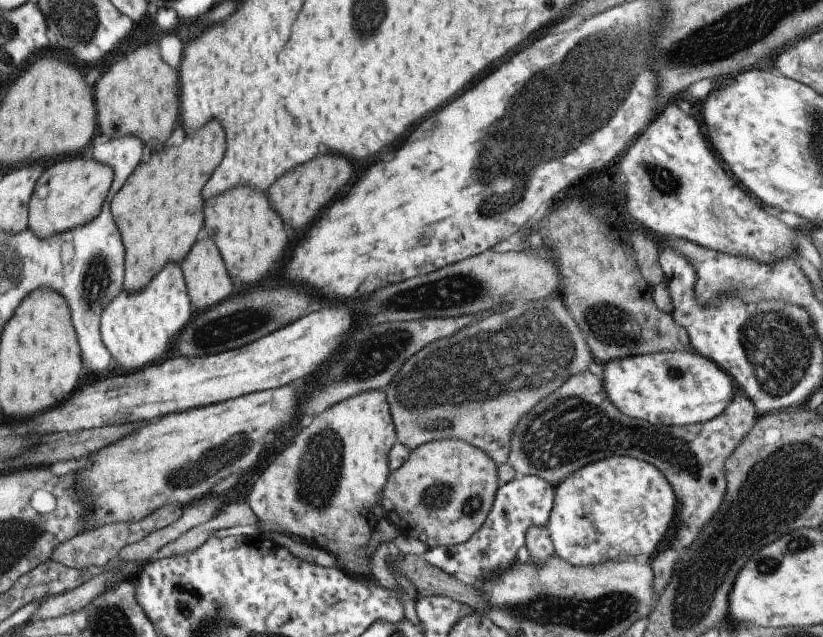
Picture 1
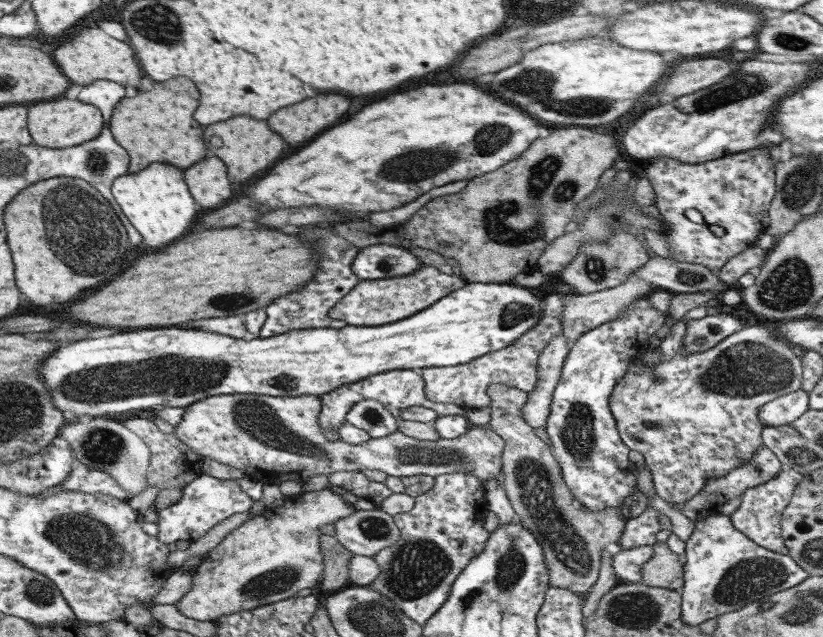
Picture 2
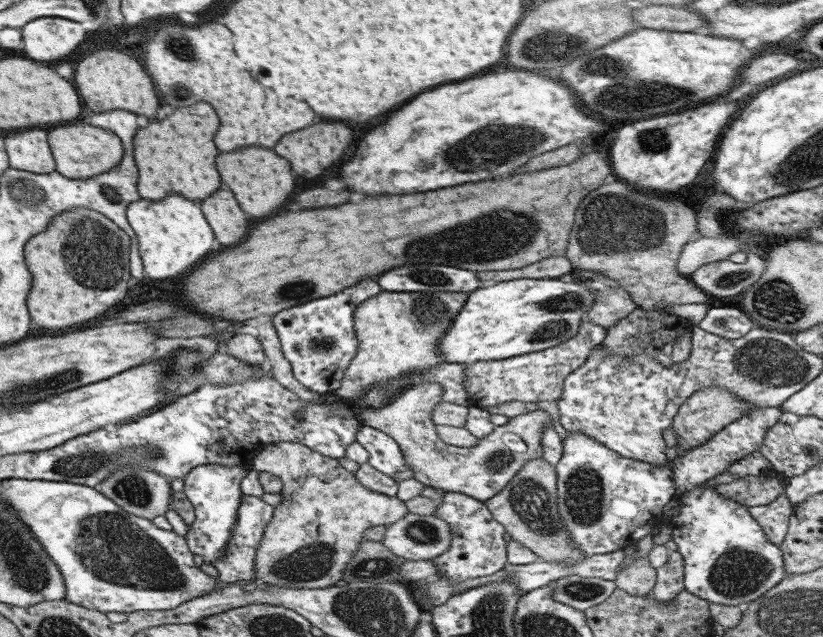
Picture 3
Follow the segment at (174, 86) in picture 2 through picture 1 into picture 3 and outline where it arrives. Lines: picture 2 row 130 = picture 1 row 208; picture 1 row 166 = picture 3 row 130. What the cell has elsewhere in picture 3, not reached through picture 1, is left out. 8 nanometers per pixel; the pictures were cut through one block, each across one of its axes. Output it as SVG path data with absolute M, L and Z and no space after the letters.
M196 102L194 106L176 108L164 120L152 120L146 128L136 130L134 158L139 170L137 191L141 199L164 200L168 194L178 194L190 202L208 198L220 188L220 176L216 170L216 146L214 134L220 126L219 116L207 102Z

